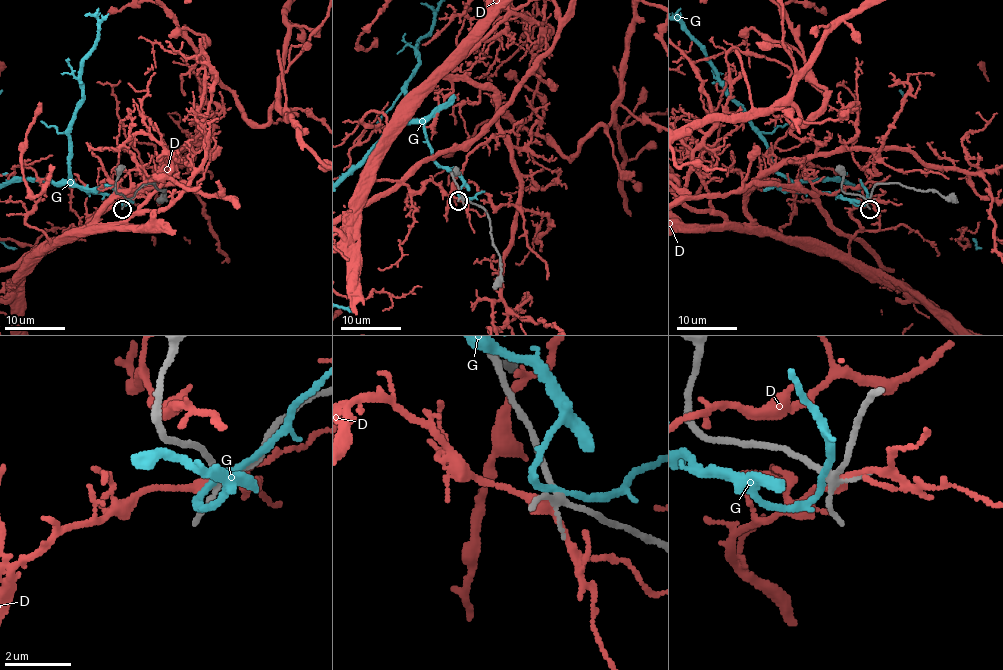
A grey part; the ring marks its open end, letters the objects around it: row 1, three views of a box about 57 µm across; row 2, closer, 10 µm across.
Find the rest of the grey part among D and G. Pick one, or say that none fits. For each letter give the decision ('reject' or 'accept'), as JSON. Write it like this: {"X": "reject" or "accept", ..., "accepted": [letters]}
{"D": "reject", "G": "reject", "accepted": []}

